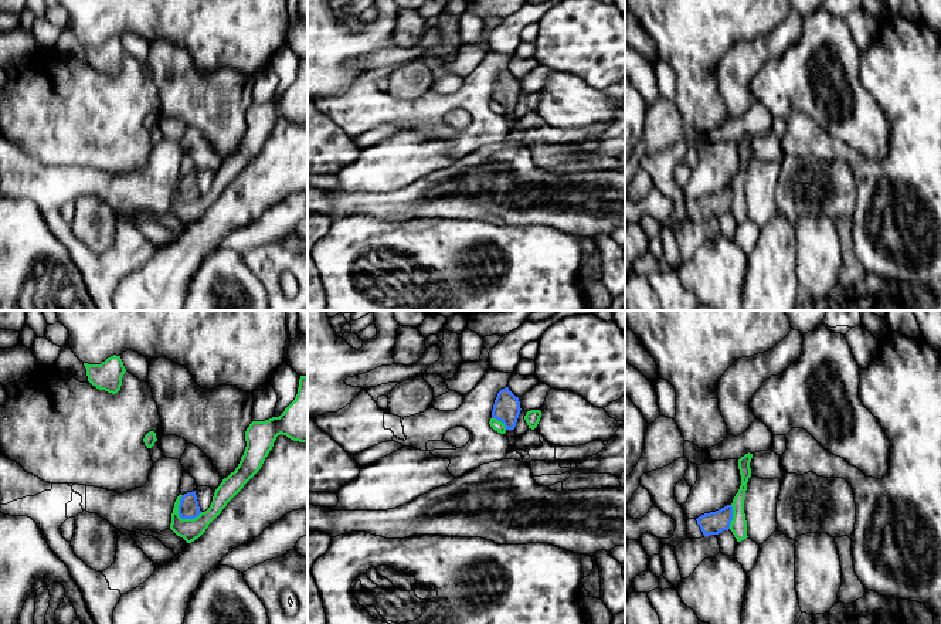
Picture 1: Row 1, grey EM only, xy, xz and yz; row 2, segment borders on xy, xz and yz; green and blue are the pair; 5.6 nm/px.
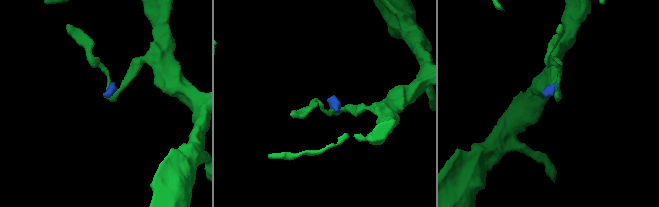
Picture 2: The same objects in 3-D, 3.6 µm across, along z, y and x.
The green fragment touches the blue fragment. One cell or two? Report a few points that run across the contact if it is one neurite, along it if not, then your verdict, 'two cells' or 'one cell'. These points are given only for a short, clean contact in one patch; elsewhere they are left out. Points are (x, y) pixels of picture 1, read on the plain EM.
line xy (180, 179), (179, 197), (182, 200), (196, 200), (201, 194); two cells

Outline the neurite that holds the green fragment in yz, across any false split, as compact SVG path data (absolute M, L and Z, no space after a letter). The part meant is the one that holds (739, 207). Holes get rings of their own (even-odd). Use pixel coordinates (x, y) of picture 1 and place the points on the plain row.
M748 135L738 142L741 167L731 186L733 203L730 206L730 213L733 214L737 224L741 224L748 220L747 203L744 196L744 182L745 182L747 165L748 165L748 160L751 159L751 150L750 150L751 140L753 140L753 136Z

